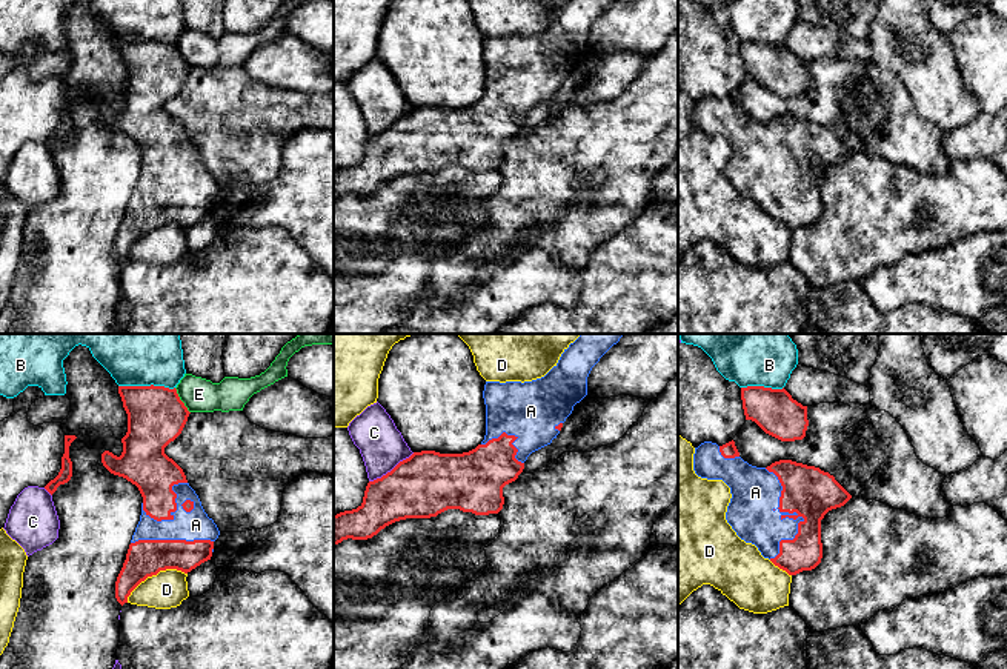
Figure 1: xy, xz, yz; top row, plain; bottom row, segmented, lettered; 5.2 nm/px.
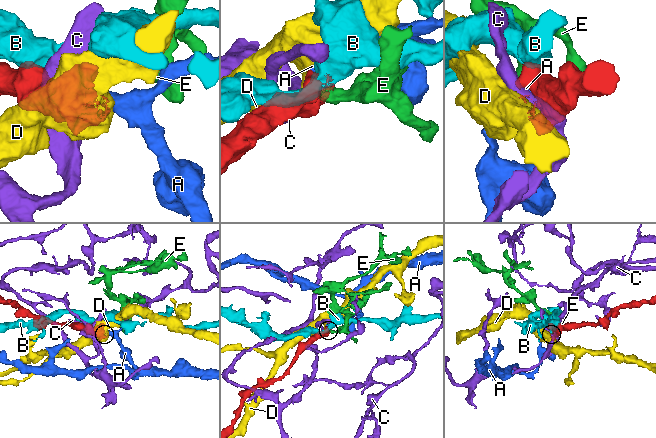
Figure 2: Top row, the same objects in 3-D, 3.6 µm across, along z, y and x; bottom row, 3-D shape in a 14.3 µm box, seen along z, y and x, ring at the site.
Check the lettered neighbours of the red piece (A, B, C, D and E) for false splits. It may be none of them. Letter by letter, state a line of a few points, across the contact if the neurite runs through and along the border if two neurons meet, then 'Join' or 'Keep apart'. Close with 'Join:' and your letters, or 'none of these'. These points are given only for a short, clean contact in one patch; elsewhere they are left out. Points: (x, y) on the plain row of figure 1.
A: Join
B: Line: xy (119, 40), (163, 40), (174, 43). Keep apart
C: Keep apart
D: Line: xy (186, 228), (163, 225), (148, 231), (126, 257). Keep apart
E: Line: xy (174, 43), (189, 68). Keep apart
Join: A

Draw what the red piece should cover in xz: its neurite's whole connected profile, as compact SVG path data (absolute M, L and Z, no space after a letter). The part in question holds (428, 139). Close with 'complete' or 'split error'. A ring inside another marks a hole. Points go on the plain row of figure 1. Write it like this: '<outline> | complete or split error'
M569 0L558 18L541 34L524 38L486 37L484 95L463 109L414 108L381 134L369 137L357 165L334 171L334 201L347 194L367 195L395 177L430 174L447 165L475 171L498 169L504 160L503 143L518 134L532 108L557 94L573 62L587 51L592 23L612 2Z | split error

